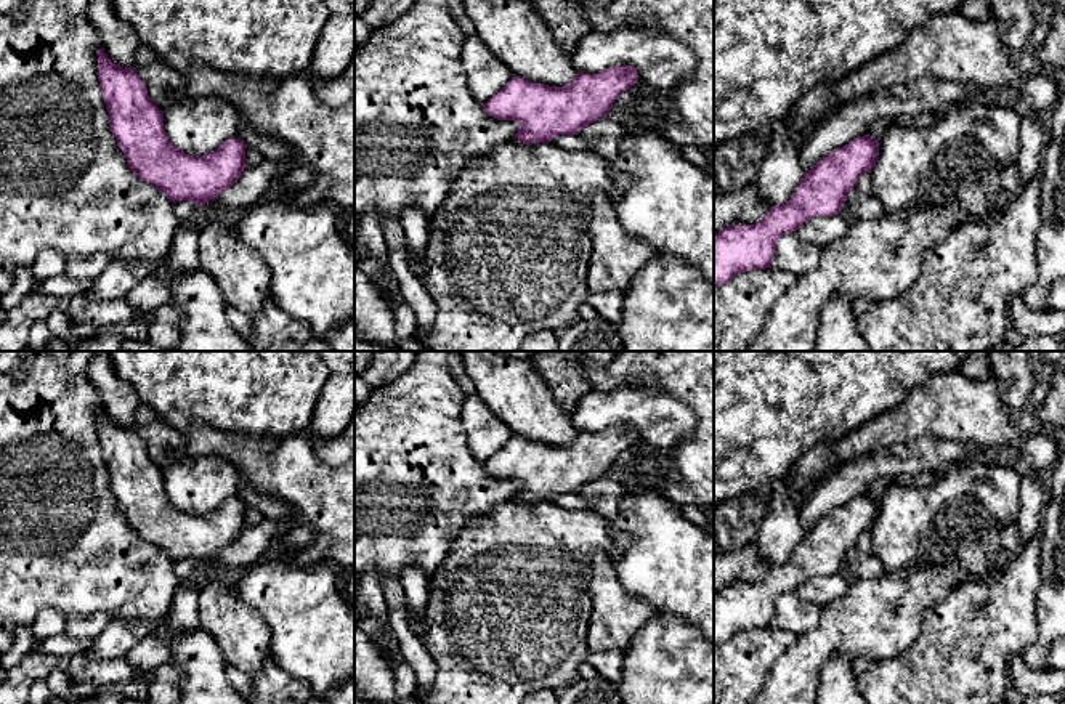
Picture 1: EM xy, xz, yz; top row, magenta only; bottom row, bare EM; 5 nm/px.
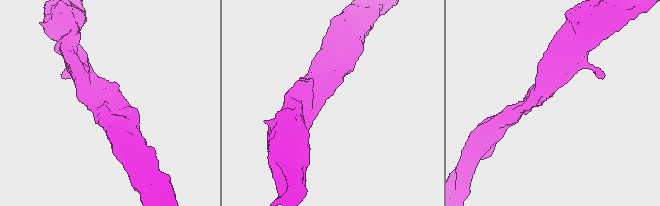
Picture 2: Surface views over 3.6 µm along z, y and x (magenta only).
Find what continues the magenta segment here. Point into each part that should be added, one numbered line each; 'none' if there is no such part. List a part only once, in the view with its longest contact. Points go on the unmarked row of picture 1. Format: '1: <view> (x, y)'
none

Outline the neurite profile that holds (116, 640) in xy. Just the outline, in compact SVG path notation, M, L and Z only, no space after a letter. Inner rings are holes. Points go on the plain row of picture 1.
M111 622L82 656L99 659L124 657L135 645L149 635L149 625L140 624L127 627L122 622Z

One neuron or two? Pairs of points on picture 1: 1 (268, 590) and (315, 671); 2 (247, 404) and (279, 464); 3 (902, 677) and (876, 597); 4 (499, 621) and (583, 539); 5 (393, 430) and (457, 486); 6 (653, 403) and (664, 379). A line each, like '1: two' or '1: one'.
1: one
2: two
3: two
4: one
5: one
6: two

